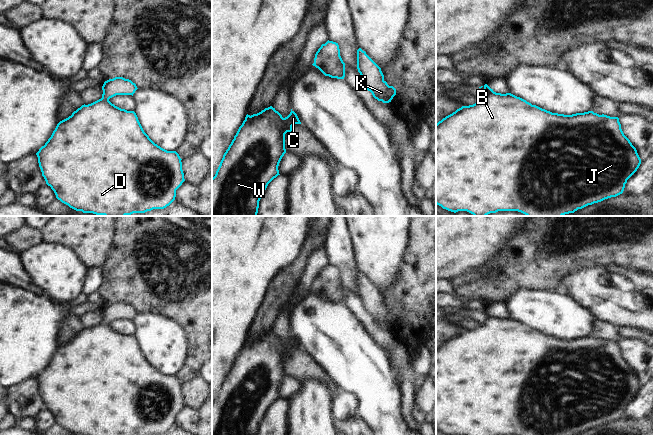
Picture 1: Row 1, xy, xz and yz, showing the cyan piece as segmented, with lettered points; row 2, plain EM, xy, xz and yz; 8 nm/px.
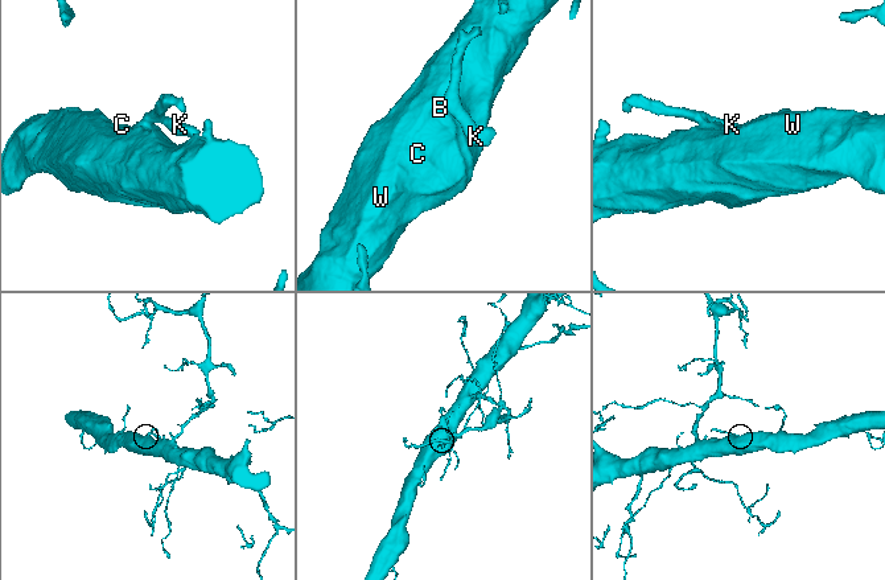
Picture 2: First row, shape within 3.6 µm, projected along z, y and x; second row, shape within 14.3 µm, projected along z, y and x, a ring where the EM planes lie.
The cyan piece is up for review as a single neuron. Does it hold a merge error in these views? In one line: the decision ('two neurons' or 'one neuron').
one neuron

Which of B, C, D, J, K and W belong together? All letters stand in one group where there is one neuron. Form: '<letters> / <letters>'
B C D J K W

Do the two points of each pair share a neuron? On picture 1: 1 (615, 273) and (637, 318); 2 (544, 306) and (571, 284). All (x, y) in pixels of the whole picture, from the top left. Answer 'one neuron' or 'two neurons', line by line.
1: one neuron
2: two neurons

